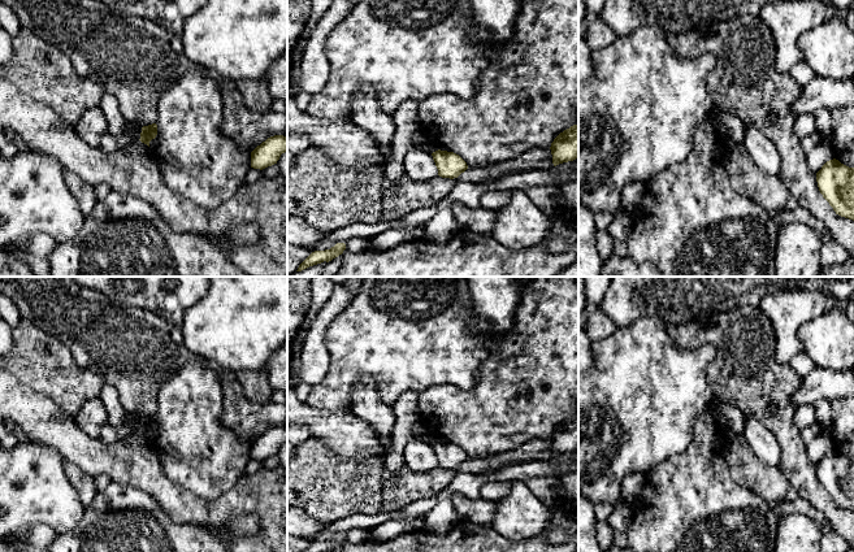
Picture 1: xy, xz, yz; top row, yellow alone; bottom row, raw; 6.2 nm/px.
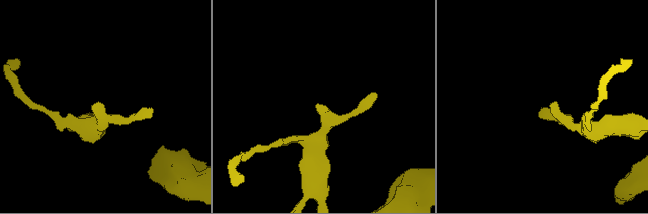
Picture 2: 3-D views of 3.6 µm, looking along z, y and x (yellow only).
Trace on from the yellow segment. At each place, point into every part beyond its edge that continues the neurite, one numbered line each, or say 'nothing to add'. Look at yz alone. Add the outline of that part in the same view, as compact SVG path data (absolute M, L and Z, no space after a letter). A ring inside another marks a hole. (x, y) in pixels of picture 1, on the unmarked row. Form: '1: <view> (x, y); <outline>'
nothing to add

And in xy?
nothing to add

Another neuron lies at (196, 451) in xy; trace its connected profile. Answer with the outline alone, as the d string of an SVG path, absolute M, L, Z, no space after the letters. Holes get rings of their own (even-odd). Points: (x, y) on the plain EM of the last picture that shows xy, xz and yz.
M199 358L166 379L157 392L157 426L149 440L169 481L205 500L216 500L233 488L251 460L251 443L240 440L221 421L222 388L213 365Z

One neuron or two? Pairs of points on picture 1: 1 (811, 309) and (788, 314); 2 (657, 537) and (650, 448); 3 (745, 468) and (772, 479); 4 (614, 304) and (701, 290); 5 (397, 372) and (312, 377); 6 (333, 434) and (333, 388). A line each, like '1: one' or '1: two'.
1: one
2: two
3: one
4: one
5: two
6: two

